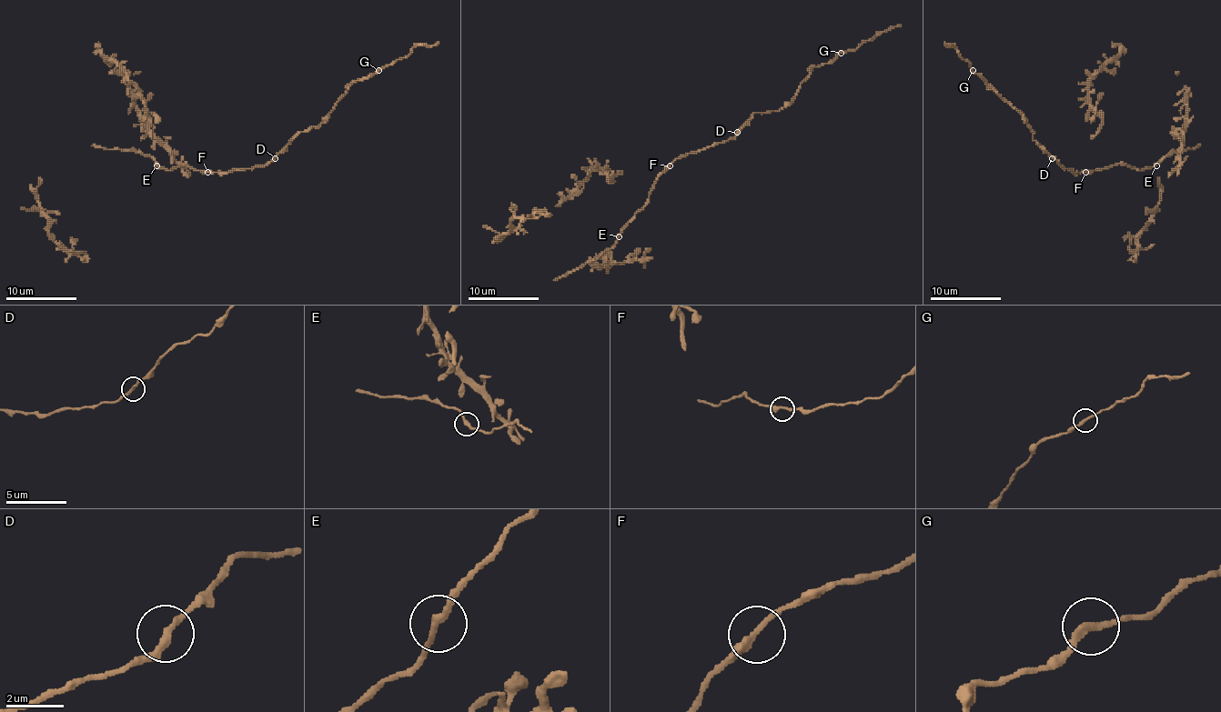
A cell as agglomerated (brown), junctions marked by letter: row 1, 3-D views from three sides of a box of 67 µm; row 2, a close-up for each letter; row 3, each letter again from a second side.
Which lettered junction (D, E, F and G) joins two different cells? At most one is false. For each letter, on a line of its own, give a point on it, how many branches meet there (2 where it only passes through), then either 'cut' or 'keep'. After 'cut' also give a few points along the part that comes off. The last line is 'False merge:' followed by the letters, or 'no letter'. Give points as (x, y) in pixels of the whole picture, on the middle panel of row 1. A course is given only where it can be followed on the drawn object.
D: place (737, 132); branches 2; keep
E: place (619, 236); branches 2; keep
F: place (670, 165); branches 2; keep
G: place (841, 53); branches 2; keep
False merge: no letter

